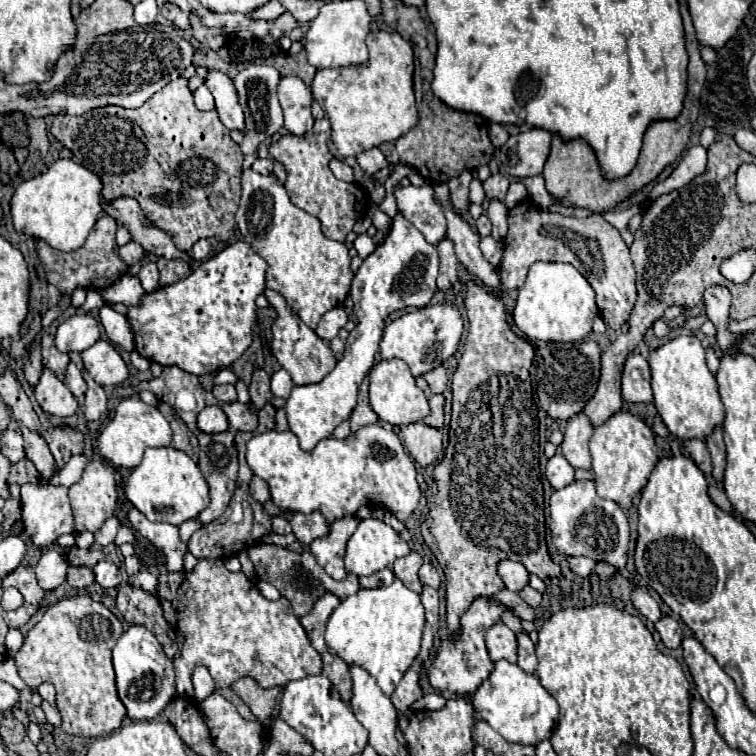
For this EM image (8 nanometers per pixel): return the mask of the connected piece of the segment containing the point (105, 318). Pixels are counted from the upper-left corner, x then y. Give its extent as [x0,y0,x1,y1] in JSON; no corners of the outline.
[99,306,135,352]

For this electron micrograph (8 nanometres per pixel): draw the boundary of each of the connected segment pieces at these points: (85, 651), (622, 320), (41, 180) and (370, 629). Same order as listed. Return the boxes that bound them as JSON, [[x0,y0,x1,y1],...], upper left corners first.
[[15,594,127,738],[499,200,637,330],[11,158,103,252],[325,580,425,696]]

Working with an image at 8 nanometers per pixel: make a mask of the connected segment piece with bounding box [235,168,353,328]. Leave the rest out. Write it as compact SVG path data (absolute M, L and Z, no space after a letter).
M251 168L243 170L241 186L241 204L235 220L243 242L251 244L255 254L267 260L267 286L285 296L291 310L309 328L315 328L321 316L341 306L349 294L353 270L347 246L325 238L321 222L291 204L285 188L273 174L261 176Z

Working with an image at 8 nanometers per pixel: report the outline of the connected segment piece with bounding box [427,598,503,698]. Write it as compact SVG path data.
M477 598L471 604L471 608L461 616L459 632L441 640L437 656L427 670L427 680L435 690L471 698L477 692L479 684L483 684L483 680L491 676L493 662L485 648L485 632L489 630L489 626L493 626L501 618L501 612L503 610L495 604L489 604L487 598Z

